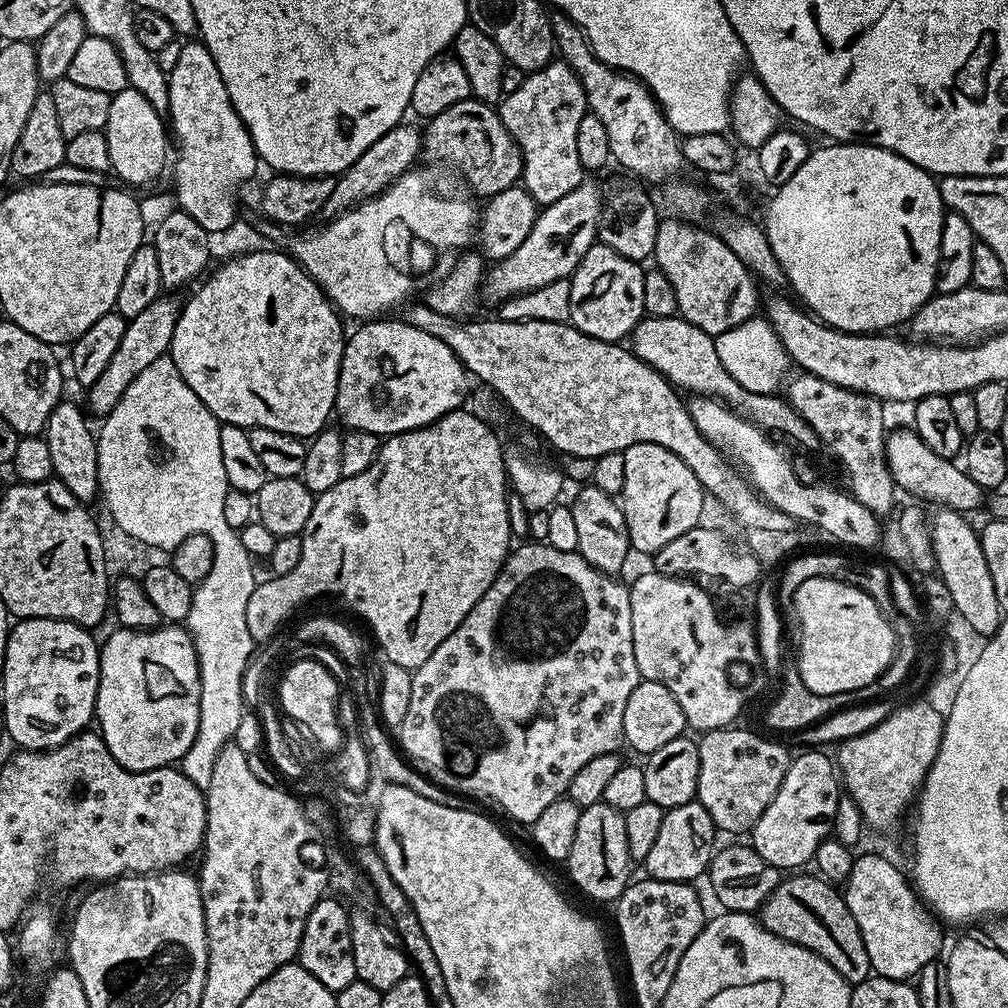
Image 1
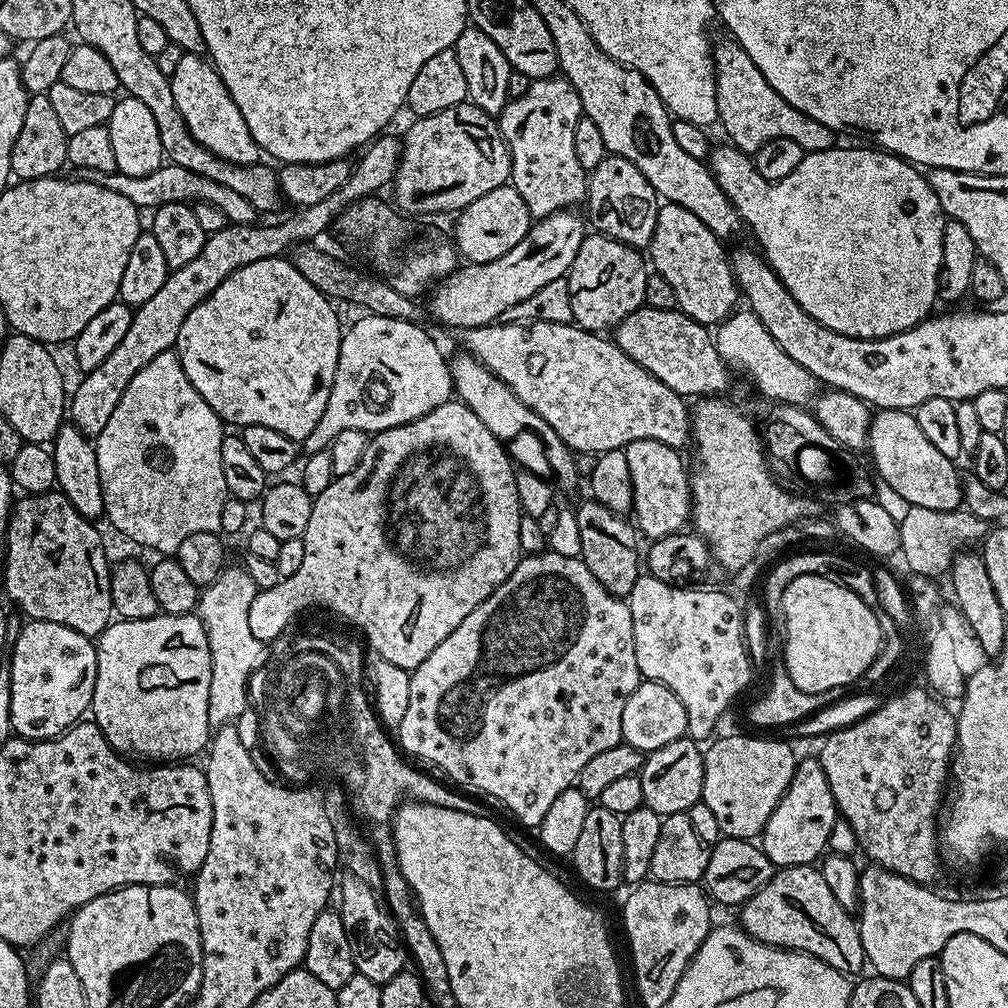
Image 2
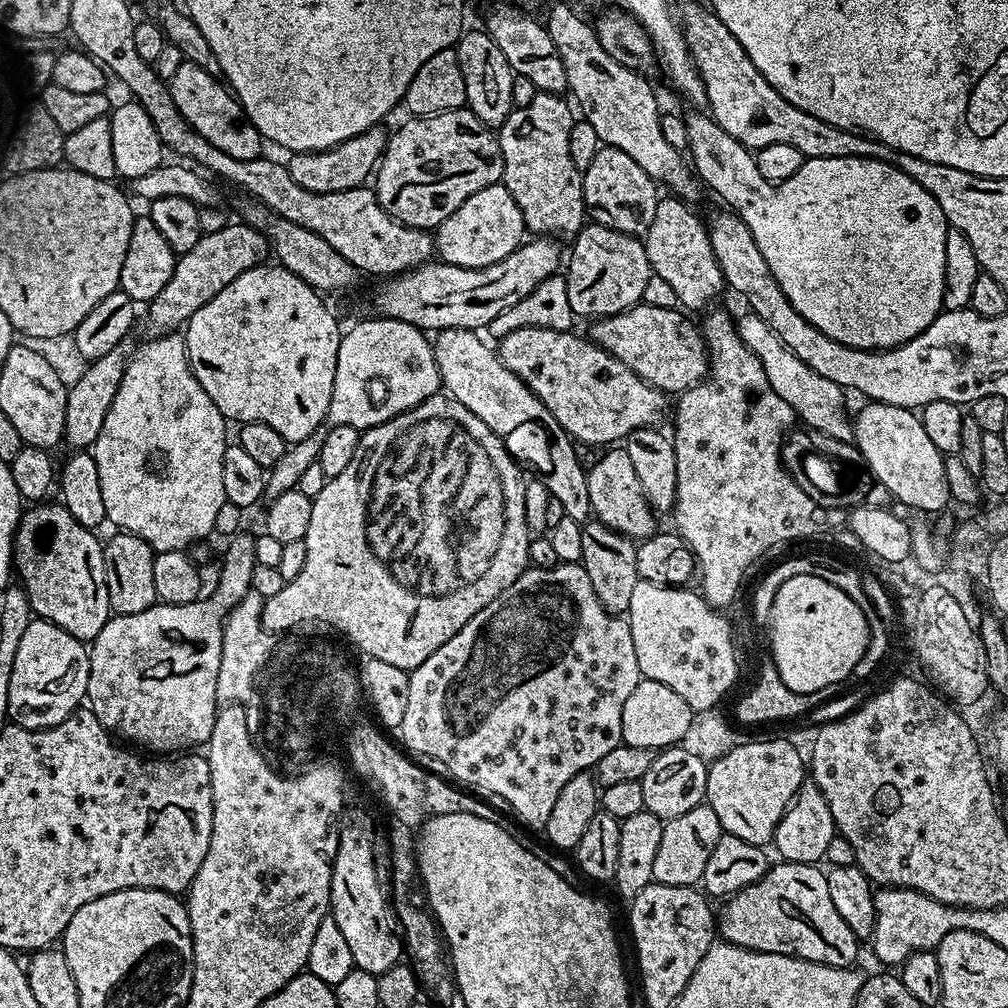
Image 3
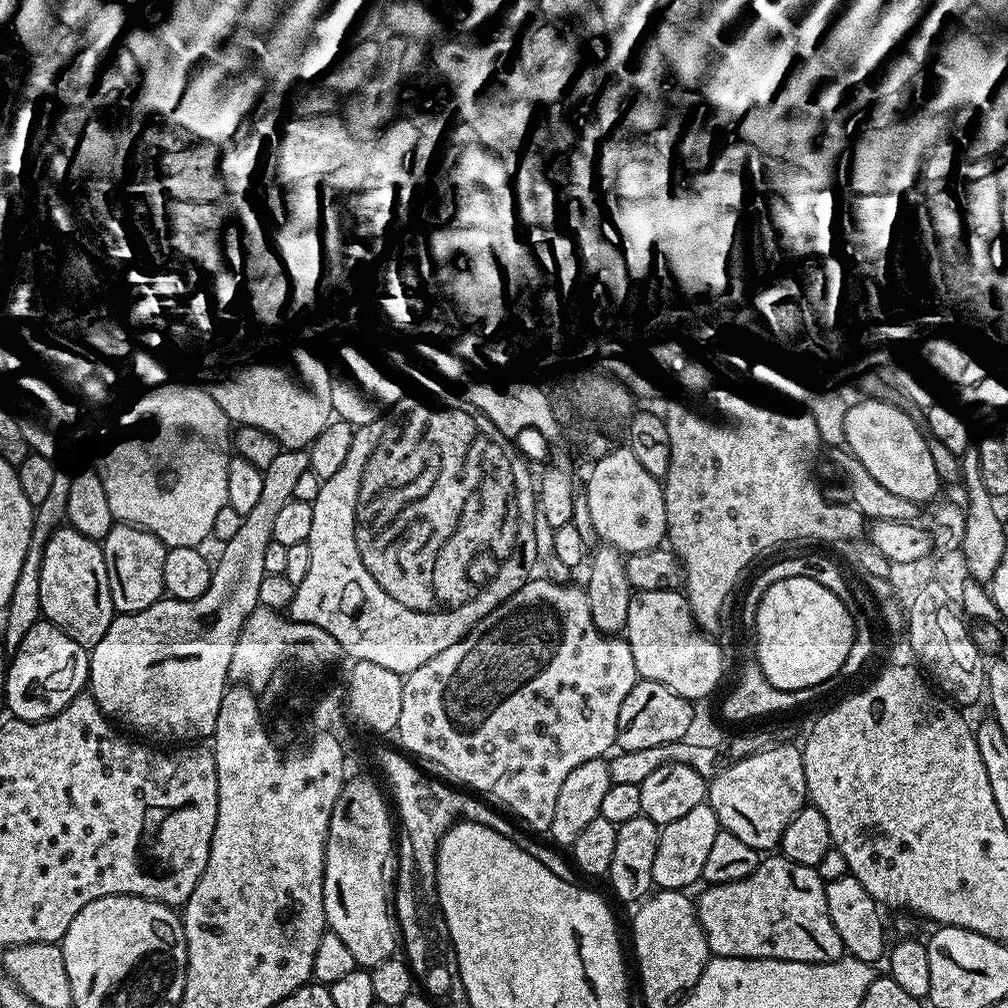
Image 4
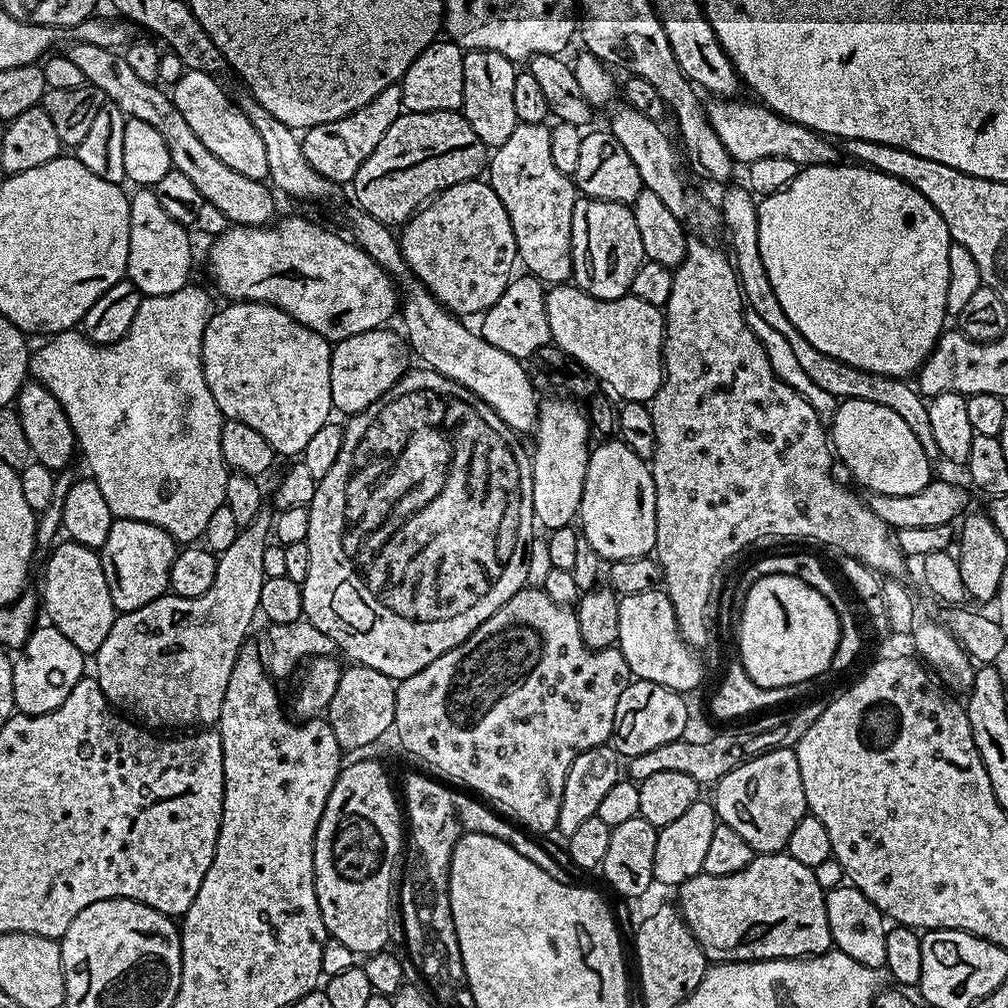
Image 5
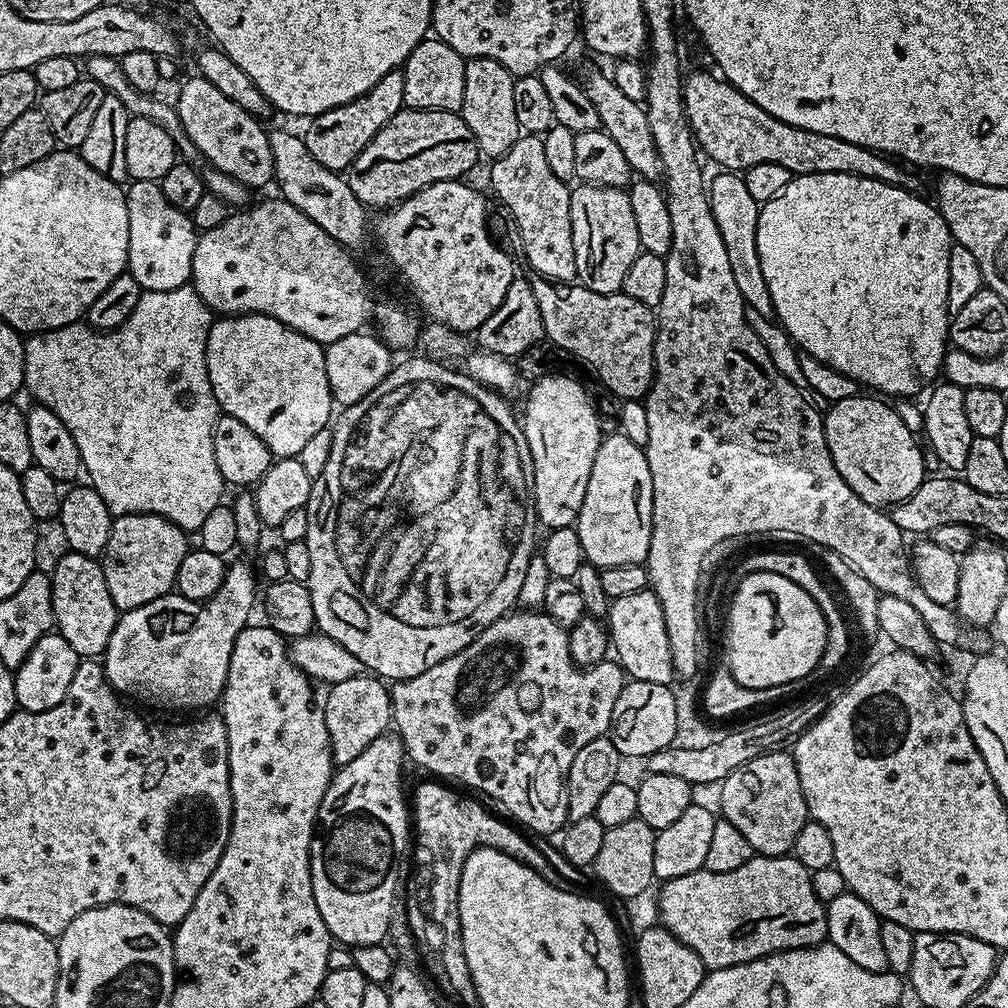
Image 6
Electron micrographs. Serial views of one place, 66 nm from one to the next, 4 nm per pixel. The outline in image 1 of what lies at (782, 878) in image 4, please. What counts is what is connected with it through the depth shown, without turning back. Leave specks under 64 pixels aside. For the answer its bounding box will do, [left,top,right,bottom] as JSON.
[758,874,873,986]

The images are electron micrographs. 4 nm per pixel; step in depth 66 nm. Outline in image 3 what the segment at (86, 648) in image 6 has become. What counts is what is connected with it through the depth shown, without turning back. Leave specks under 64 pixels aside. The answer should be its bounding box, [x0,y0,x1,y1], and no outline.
[14,502,110,642]

